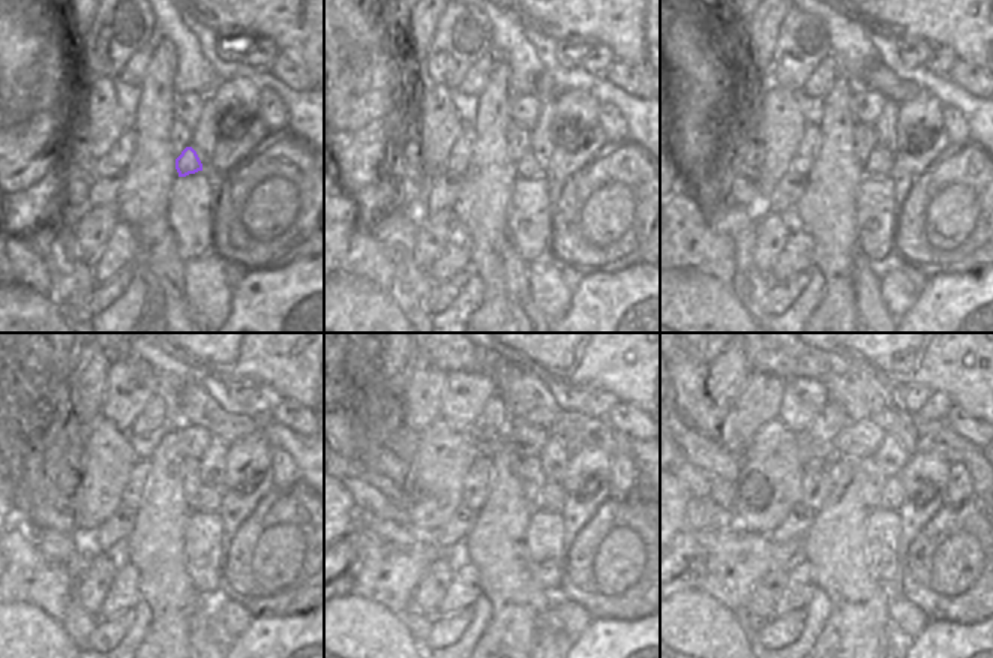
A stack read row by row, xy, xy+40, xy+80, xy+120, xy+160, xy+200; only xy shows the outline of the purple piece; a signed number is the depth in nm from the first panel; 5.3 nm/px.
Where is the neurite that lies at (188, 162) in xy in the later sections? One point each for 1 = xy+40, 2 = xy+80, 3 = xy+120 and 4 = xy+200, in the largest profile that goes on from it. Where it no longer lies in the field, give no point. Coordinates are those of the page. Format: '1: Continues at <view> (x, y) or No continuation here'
1: Continues at xy+40 (528, 165)
2: Continues at xy+80 (879, 162)
3: Continues at xy+120 (209, 498)
4: Continues at xy+200 (893, 495)

